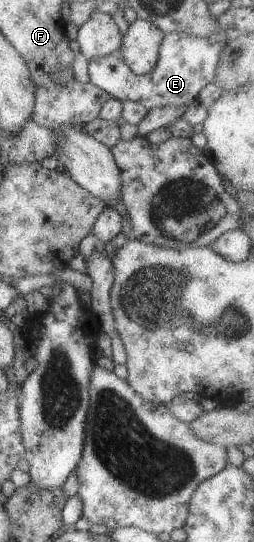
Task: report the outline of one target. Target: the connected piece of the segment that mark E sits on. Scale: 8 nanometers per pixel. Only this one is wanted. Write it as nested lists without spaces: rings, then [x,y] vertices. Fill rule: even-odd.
[[[223,30],[209,37],[166,34],[159,50],[159,59],[154,70],[147,75],[137,75],[126,65],[120,54],[90,60],[88,66],[90,82],[105,90],[119,101],[139,102],[148,110],[163,106],[194,105],[199,92],[216,78],[222,51],[230,39]]]

